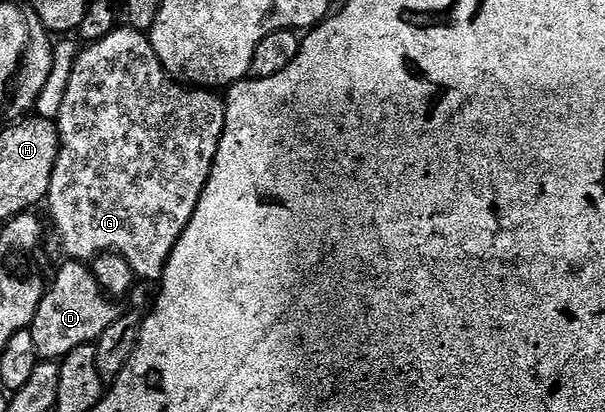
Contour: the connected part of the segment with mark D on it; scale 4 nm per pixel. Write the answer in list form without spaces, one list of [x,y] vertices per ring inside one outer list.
[[[70,259],[64,260],[64,262],[64,265],[56,271],[55,278],[52,281],[50,278],[30,328],[33,344],[37,346],[37,355],[44,361],[58,362],[67,357],[69,351],[98,341],[99,336],[105,331],[105,327],[109,327],[109,323],[117,320],[121,312],[120,306],[115,306],[118,304],[101,291],[97,279],[84,262]]]

